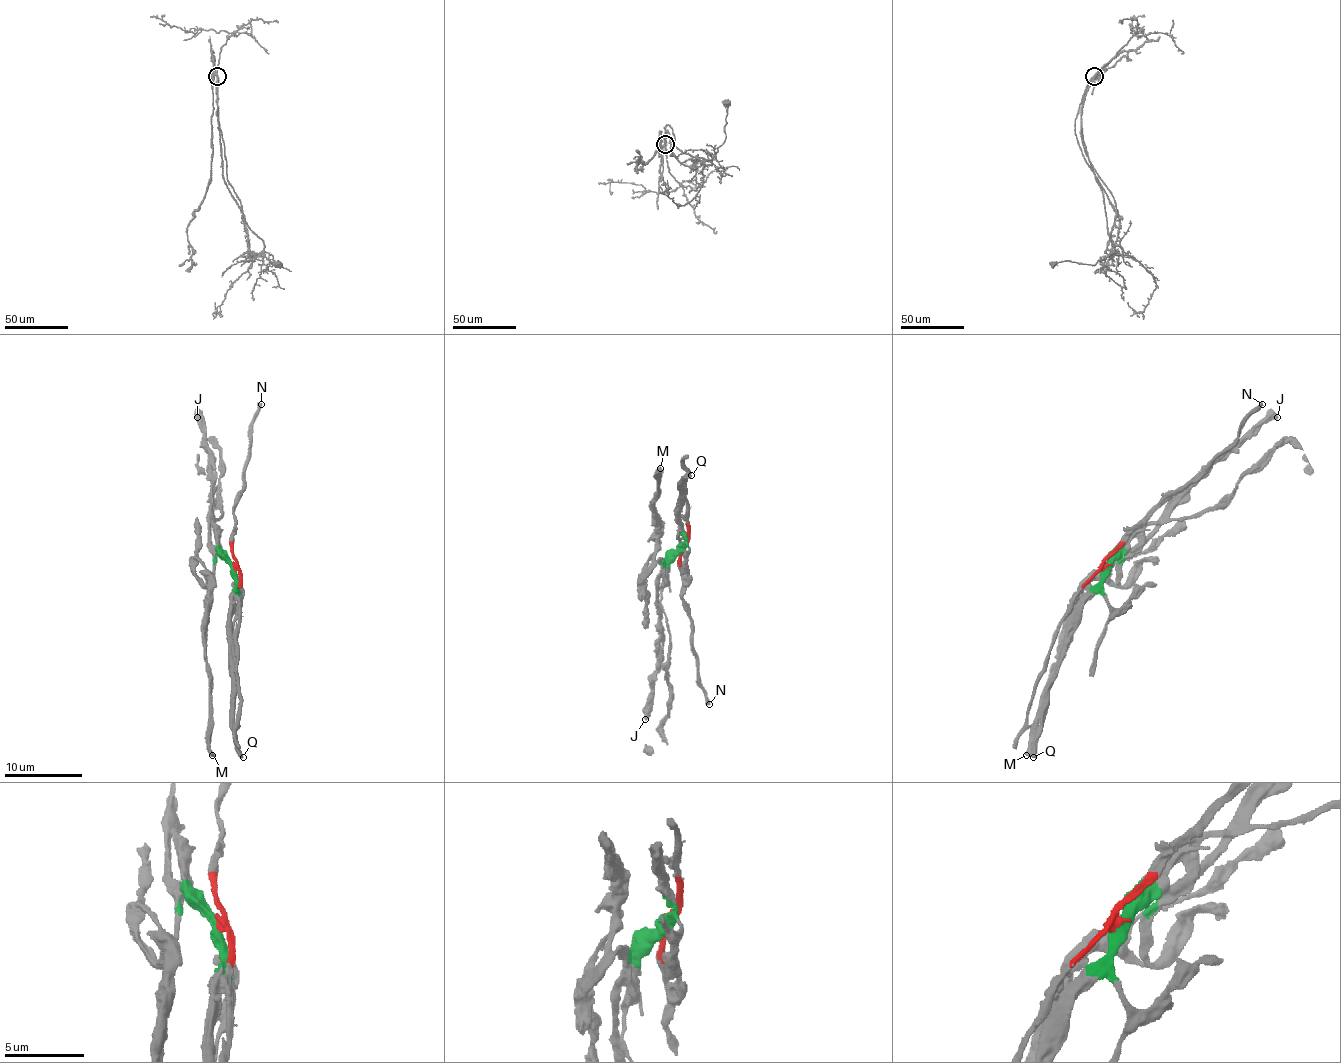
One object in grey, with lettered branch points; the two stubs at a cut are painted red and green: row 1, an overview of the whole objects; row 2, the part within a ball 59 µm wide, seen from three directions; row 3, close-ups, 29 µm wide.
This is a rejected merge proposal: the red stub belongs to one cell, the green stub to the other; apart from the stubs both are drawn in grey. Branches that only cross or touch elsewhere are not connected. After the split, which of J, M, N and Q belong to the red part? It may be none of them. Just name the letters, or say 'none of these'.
N

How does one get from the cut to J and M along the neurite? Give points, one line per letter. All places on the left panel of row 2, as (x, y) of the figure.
J: (234, 566), (221, 550), (213, 525), (209, 452), (197, 417)
M: (234, 566), (217, 560), (213, 579), (207, 583), (207, 579), (205, 663), (209, 673), (209, 751), (213, 755)

